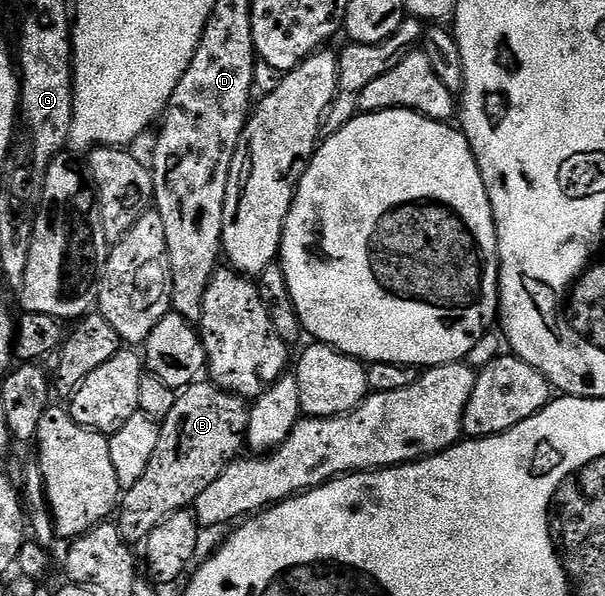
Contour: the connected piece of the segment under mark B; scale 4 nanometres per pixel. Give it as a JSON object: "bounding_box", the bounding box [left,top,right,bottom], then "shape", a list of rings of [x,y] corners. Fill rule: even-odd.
{"bounding_box":[116,379,250,547],"shape":[[[199,379],[178,393],[176,407],[172,407],[172,412],[160,422],[160,443],[156,443],[156,451],[148,463],[148,471],[144,471],[144,476],[137,481],[136,487],[121,494],[116,510],[118,530],[131,547],[137,546],[137,541],[138,544],[145,543],[148,535],[152,535],[152,531],[156,531],[156,527],[160,527],[160,523],[164,523],[168,515],[178,509],[190,509],[196,498],[211,483],[216,483],[216,479],[220,479],[231,461],[243,452],[249,418],[250,405],[247,398],[229,393],[209,379]]]}

